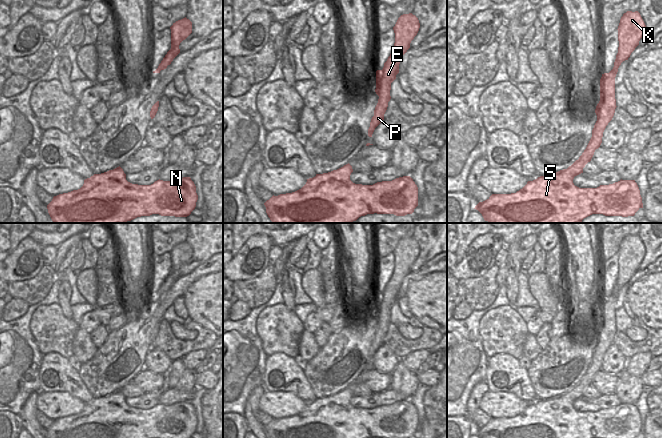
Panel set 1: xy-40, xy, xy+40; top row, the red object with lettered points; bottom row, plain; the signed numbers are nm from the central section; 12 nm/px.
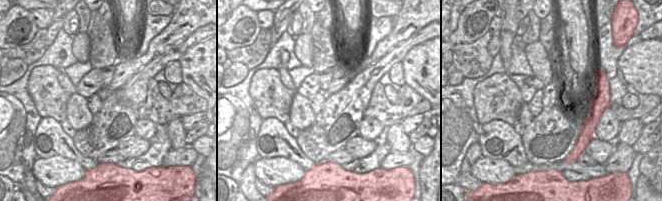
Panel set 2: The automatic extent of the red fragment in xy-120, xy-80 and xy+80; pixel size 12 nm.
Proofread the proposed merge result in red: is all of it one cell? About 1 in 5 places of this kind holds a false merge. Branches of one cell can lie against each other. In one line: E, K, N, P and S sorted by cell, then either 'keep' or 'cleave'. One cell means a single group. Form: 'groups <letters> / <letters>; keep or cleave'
groups E K N P S; keep

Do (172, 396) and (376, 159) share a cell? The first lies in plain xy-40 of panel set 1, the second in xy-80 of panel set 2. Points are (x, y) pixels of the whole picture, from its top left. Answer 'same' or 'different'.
different

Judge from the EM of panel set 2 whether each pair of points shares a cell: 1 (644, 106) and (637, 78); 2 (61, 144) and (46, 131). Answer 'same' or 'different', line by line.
1: different
2: same

